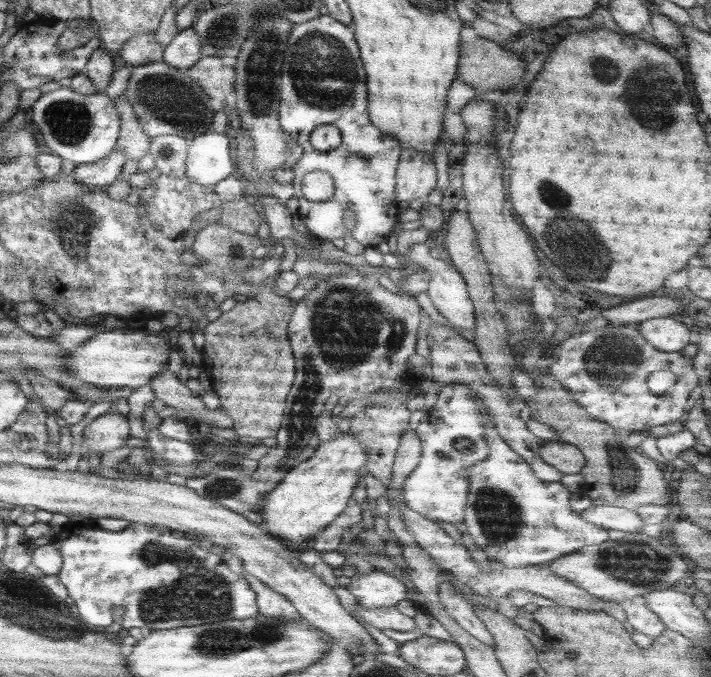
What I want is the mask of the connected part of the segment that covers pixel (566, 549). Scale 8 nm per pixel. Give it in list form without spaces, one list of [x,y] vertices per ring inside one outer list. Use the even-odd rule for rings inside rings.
[[[489,417],[485,420],[487,448],[486,460],[470,468],[470,484],[466,503],[466,534],[484,550],[488,558],[498,560],[506,568],[547,565],[559,556],[566,556],[579,548],[600,544],[608,540],[608,531],[581,519],[581,516],[570,508],[572,492],[561,482],[543,482],[534,476],[531,466],[516,454],[508,443],[498,434],[495,421]]]

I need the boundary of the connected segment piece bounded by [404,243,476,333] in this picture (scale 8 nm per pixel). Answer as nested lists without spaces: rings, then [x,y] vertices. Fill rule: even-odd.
[[[427,243],[414,244],[410,246],[409,251],[404,255],[404,261],[409,269],[420,268],[422,271],[426,271],[431,277],[429,280],[429,287],[426,289],[426,294],[430,297],[430,300],[436,310],[448,320],[448,324],[452,329],[468,330],[475,332],[475,308],[473,302],[470,300],[467,284],[461,277],[461,274],[448,263],[443,262],[430,250]]]

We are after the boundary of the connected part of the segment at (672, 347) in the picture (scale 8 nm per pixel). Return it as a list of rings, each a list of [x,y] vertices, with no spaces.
[[[671,317],[654,318],[642,322],[640,326],[638,326],[638,330],[644,337],[644,340],[656,348],[656,350],[660,350],[660,352],[678,352],[693,341],[693,329],[691,324],[689,322],[678,322],[678,320],[674,320],[674,318]]]

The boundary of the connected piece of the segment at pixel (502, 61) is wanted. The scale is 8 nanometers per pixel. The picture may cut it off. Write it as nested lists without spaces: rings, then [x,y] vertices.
[[[477,37],[470,42],[461,40],[461,46],[466,52],[459,56],[457,78],[473,88],[475,94],[481,96],[486,92],[492,92],[492,90],[500,90],[499,84],[502,80],[509,81],[509,87],[506,87],[506,90],[522,80],[522,74],[526,70],[524,62],[520,60],[522,55],[510,53],[505,46],[482,37]]]

